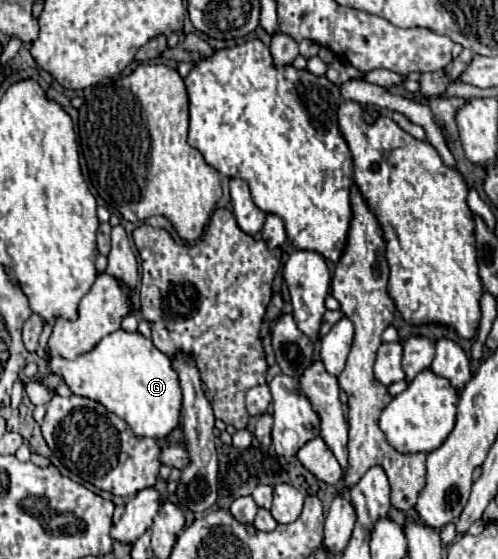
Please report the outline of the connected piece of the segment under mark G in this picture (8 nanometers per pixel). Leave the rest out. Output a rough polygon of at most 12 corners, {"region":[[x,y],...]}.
{"region":[[118,329],[70,361],[74,395],[138,437],[166,437],[182,407],[170,357]]}

